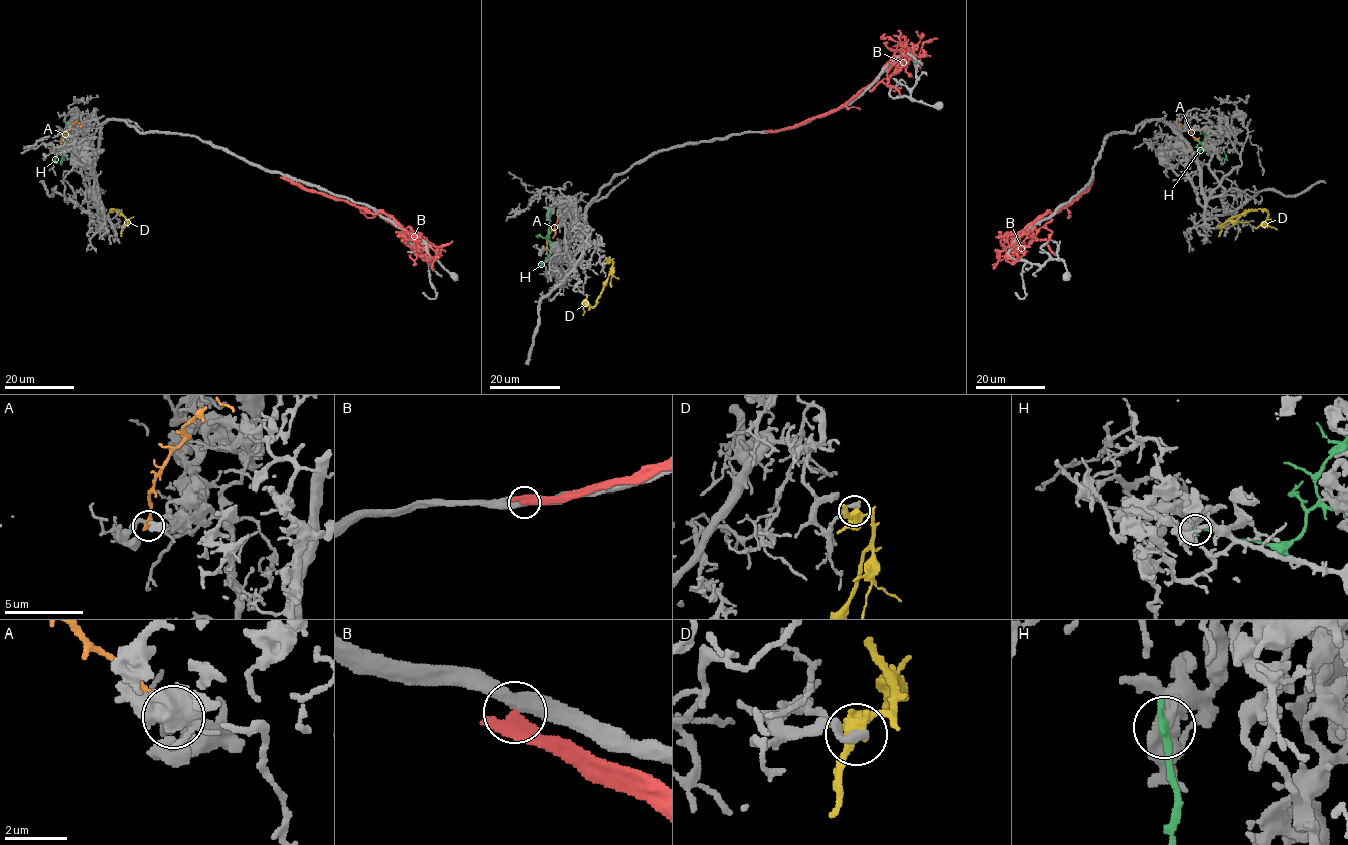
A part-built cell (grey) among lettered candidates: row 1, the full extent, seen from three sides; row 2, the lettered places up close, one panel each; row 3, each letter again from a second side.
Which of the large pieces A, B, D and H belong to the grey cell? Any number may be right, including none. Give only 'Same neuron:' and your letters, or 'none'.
Same neuron: none

